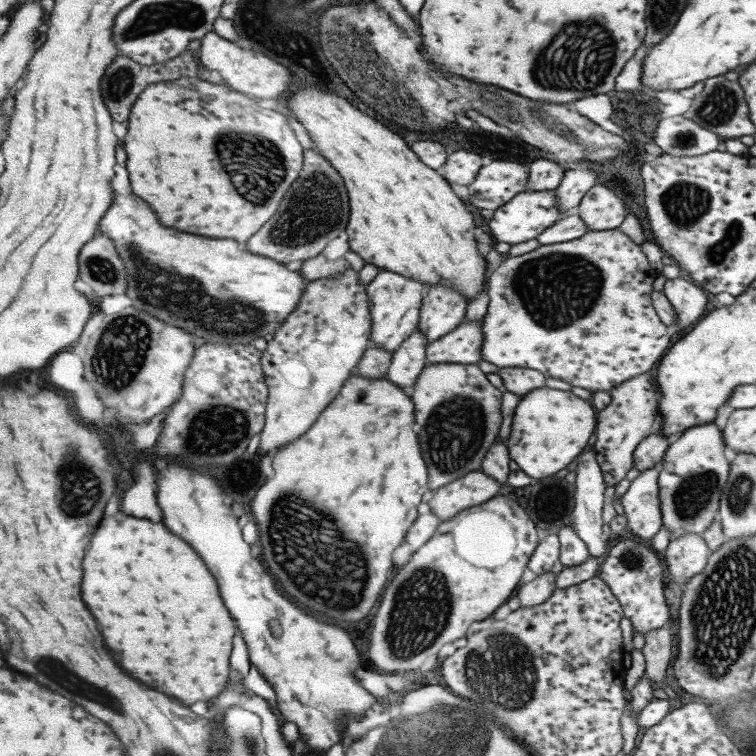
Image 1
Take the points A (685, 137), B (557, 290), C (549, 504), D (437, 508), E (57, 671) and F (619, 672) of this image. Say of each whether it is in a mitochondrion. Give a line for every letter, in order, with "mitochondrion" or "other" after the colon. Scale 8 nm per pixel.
A: mitochondrion
B: mitochondrion
C: other
D: other
E: mitochondrion
F: other

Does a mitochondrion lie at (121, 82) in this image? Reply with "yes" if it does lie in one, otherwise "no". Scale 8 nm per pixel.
yes

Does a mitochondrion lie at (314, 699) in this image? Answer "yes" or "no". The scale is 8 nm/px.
no

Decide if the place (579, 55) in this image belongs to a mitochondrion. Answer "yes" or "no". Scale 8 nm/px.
yes

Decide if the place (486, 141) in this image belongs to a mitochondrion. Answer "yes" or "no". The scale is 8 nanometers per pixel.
no

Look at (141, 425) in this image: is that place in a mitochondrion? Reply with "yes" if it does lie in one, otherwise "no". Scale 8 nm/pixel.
no

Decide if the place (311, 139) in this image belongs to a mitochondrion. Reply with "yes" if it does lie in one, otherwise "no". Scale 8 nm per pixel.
no

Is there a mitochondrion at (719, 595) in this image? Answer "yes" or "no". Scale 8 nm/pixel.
yes

